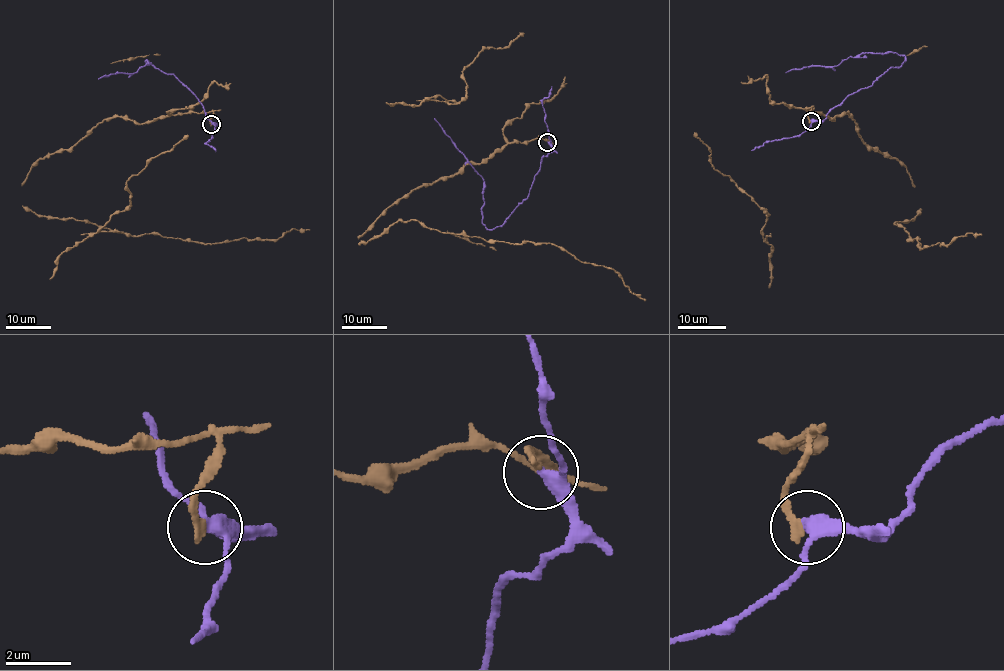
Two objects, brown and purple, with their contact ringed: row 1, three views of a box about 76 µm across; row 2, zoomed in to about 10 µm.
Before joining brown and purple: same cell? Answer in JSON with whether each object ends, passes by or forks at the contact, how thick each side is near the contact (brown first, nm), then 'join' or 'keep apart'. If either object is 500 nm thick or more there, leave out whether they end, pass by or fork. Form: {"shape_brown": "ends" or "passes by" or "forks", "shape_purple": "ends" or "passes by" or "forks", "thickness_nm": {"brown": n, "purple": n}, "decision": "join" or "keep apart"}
{"shape_brown": "ends", "shape_purple": "passes by", "thickness_nm": {"brown": 240, "purple": 340}, "decision": "keep apart"}

